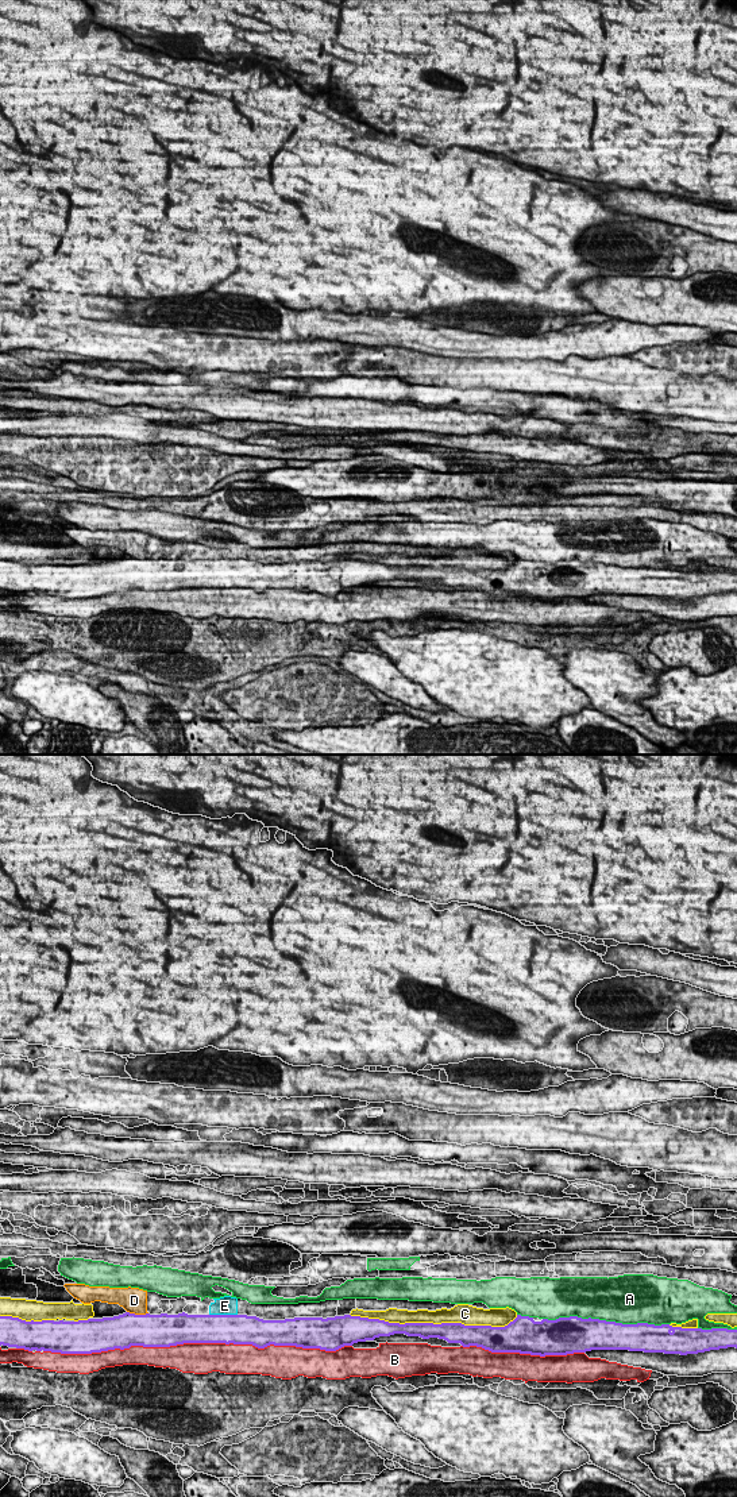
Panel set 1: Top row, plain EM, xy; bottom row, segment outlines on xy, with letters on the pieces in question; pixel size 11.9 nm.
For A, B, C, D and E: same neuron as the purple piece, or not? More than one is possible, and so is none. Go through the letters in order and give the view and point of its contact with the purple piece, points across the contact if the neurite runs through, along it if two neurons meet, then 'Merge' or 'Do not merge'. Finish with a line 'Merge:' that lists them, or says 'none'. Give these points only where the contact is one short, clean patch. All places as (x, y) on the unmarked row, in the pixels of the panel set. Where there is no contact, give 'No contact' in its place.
A: Touches purple at xy (605, 564). Do not merge
B: Touches purple at xy (197, 586). Do not merge
C: Touches purple at xy (432, 567). Do not merge
D: Touches purple at xy (138, 559). Boundary: xy (127, 555), (147, 558). Do not merge
E: Touches purple at xy (223, 559). Do not merge
Merge: none

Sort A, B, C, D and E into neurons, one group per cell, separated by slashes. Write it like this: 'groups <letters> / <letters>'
groups A / B / C / D E

